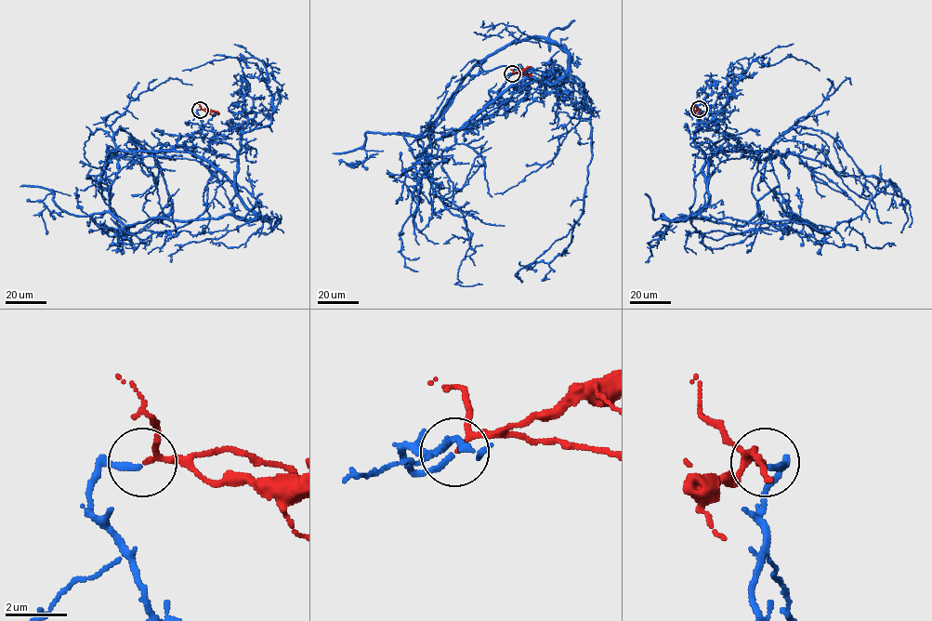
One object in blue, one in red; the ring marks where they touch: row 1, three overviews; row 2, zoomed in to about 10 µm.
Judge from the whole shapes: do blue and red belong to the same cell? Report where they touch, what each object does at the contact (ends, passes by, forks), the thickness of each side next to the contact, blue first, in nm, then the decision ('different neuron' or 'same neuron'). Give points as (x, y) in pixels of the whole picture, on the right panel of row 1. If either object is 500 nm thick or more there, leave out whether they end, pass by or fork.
place (699, 109); blue ends; red passes by; calibres 170 and 120 nm; same neuron

